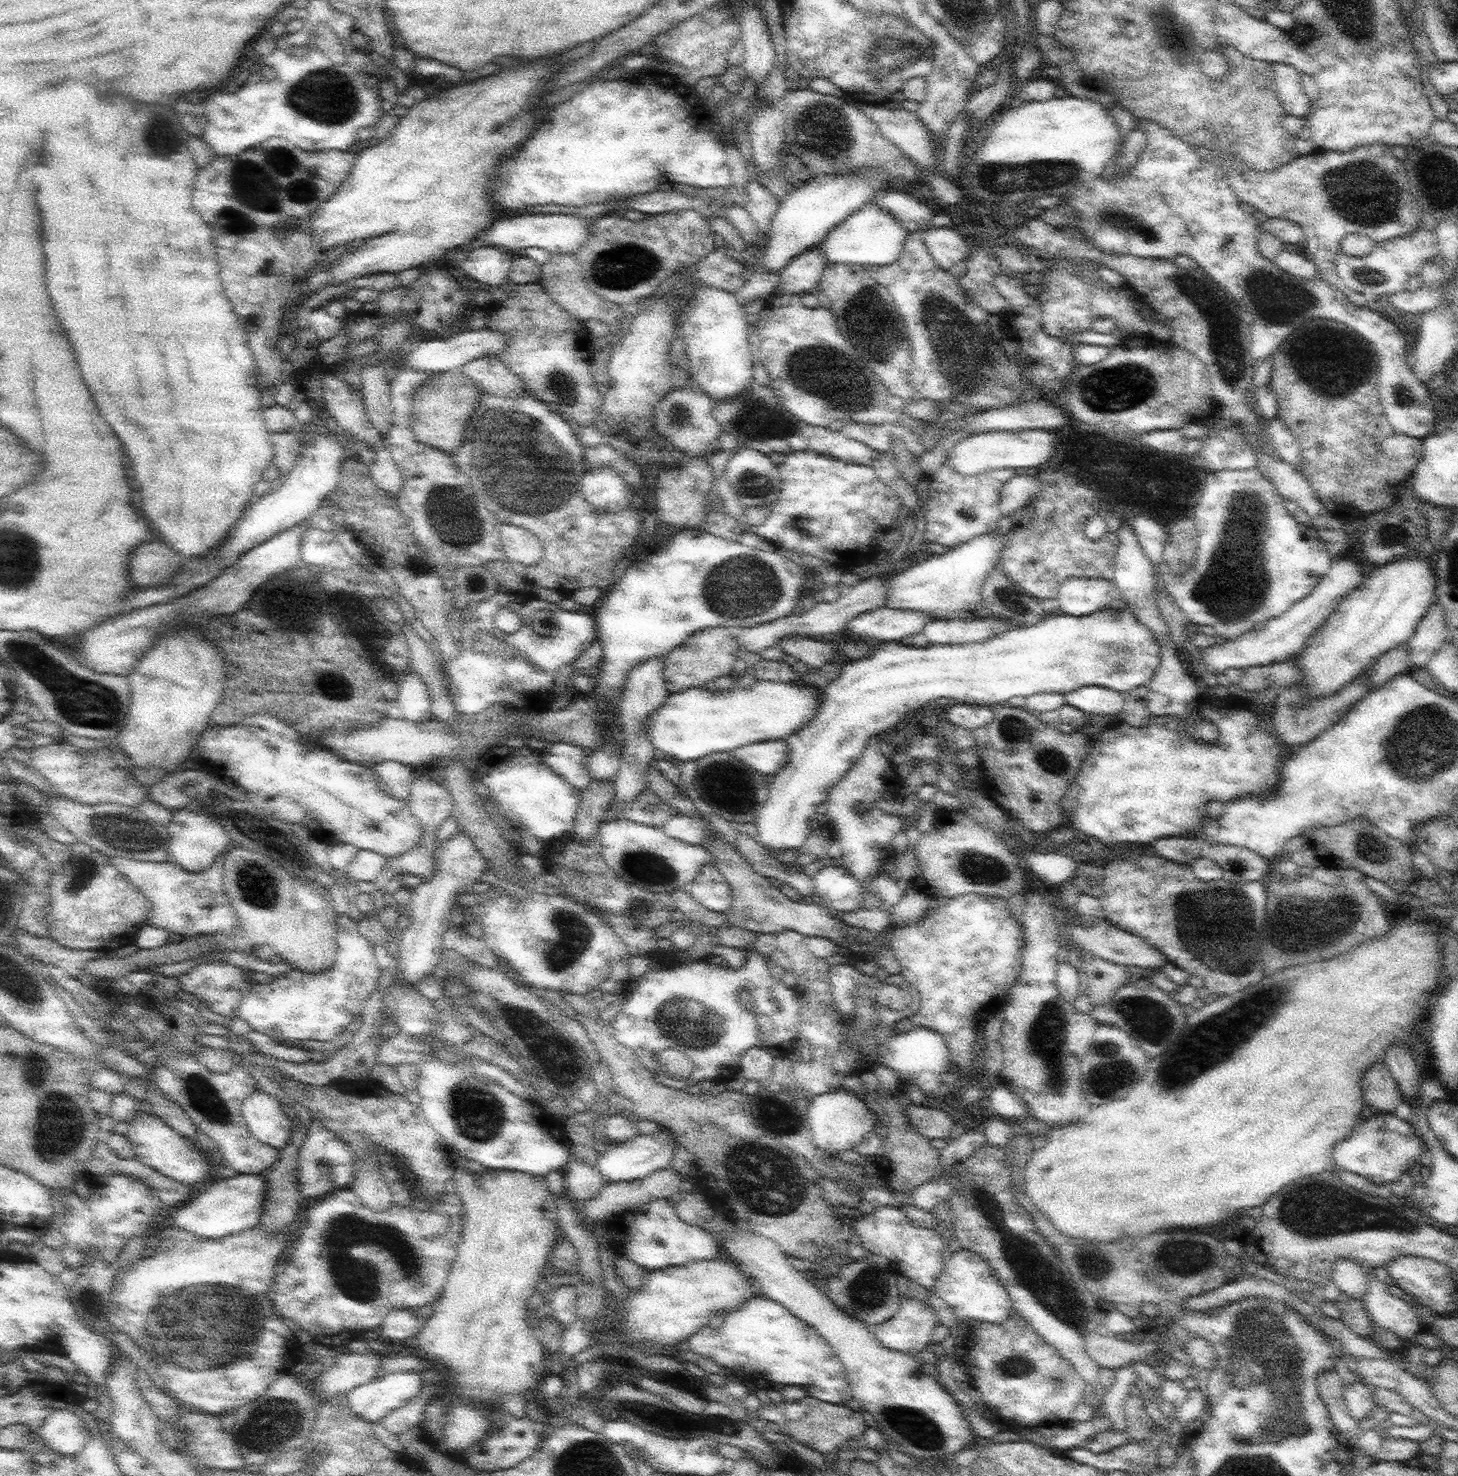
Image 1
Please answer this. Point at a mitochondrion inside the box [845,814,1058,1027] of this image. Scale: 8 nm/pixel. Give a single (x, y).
(982, 869)

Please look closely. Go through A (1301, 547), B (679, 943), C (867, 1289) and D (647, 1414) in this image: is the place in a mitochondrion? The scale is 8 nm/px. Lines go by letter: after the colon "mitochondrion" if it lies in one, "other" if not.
A: other
B: other
C: mitochondrion
D: mitochondrion

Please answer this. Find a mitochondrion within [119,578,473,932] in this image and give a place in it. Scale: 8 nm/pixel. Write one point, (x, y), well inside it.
(257, 888)

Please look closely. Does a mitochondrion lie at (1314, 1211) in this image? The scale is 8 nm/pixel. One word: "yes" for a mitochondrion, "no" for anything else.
yes

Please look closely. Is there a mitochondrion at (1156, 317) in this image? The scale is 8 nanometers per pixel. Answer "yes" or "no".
no

